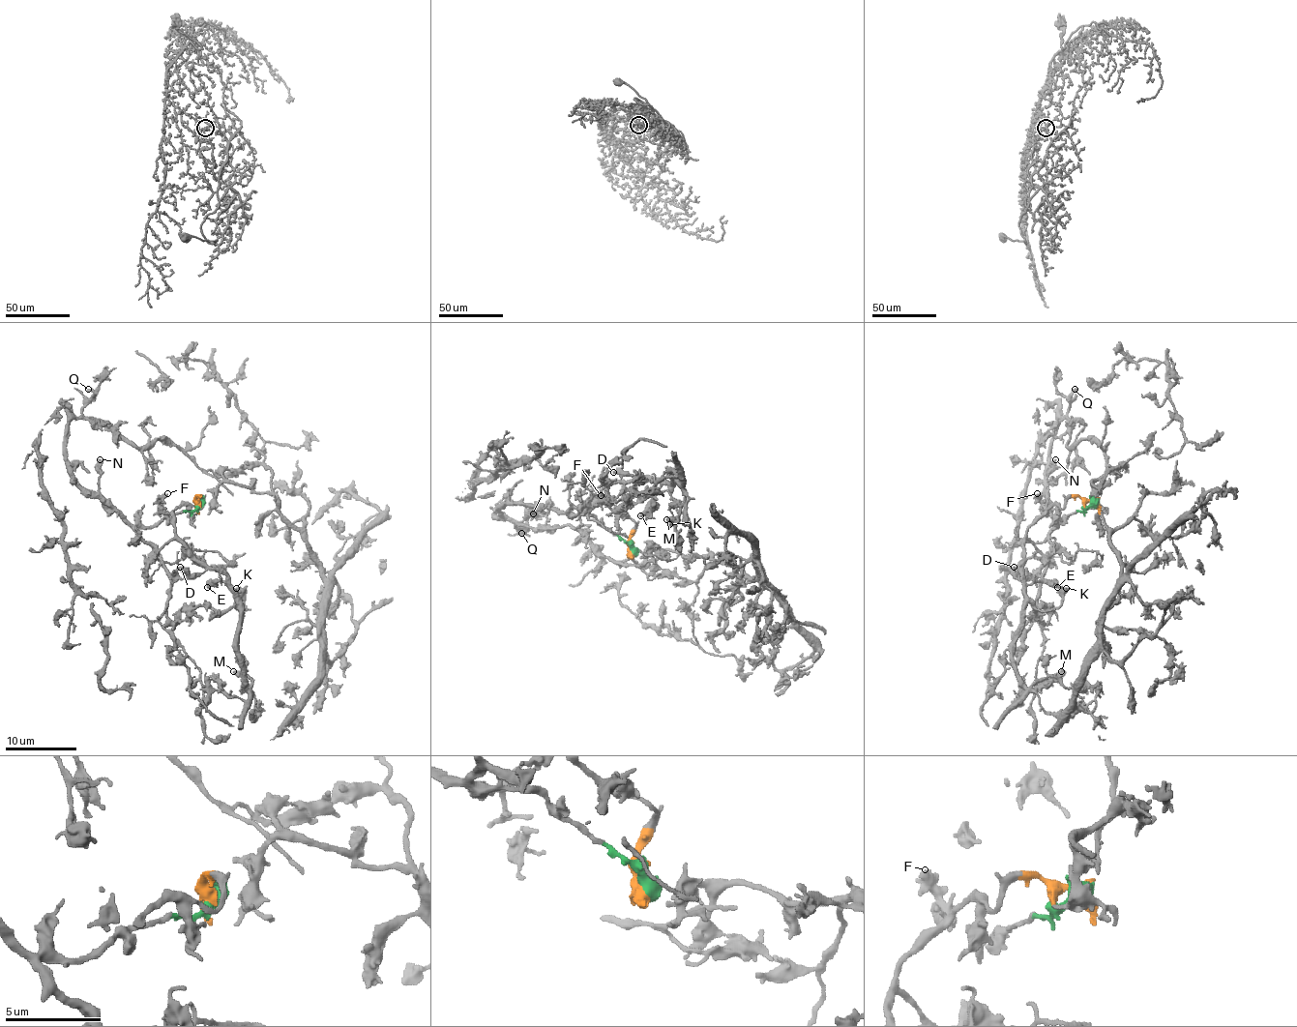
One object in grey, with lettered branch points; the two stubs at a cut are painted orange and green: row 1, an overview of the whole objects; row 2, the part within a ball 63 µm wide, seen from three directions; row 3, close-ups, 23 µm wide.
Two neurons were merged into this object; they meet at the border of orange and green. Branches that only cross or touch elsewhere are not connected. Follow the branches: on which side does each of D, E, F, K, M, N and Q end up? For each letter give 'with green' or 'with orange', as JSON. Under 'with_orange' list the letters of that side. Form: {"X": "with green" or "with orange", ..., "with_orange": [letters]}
{"D": "with orange", "E": "with orange", "F": "with orange", "K": "with orange", "M": "with orange", "N": "with green", "Q": "with green", "with_orange": ["D", "E", "F", "K", "M"]}

